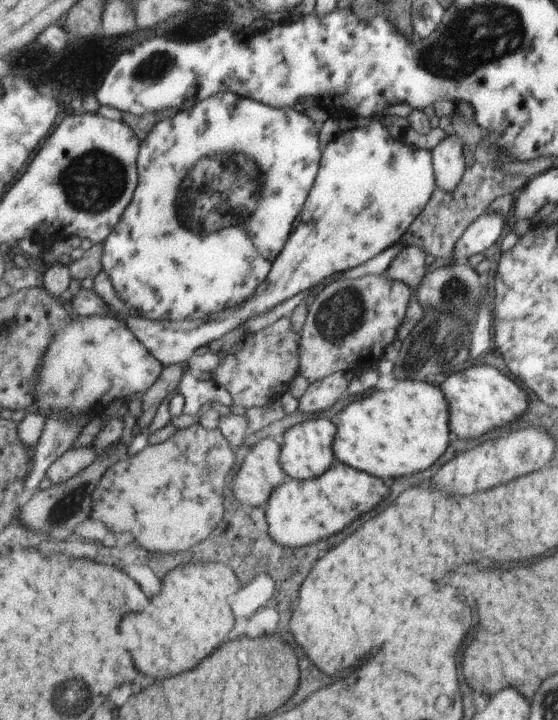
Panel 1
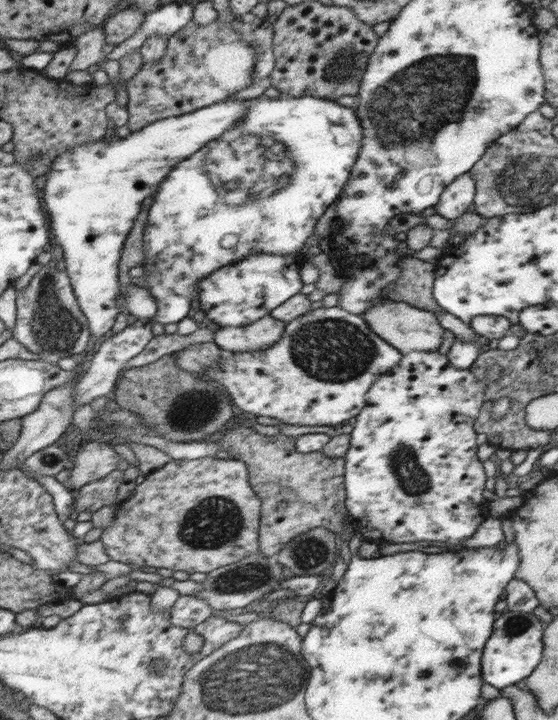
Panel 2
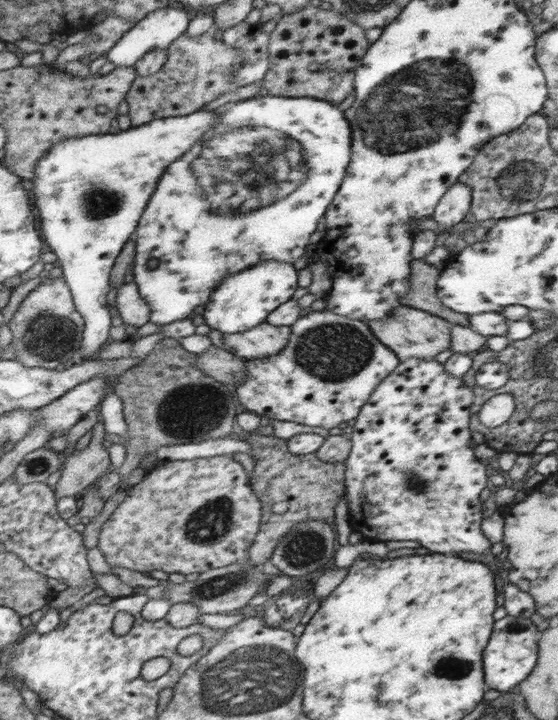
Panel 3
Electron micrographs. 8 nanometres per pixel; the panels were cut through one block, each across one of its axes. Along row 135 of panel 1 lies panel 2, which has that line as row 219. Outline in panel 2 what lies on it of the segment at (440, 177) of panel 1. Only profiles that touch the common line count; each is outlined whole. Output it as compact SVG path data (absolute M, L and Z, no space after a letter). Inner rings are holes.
M469 172L455 178L441 194L441 200L435 204L435 212L437 216L441 218L447 218L447 220L455 220L459 218L471 202L475 202L473 198L473 192L475 192L477 186L473 186L473 178L469 178Z

